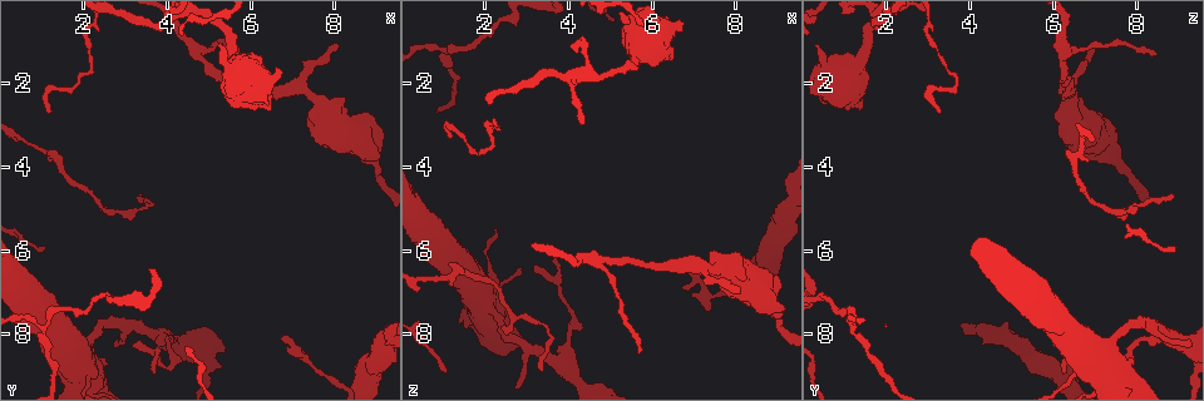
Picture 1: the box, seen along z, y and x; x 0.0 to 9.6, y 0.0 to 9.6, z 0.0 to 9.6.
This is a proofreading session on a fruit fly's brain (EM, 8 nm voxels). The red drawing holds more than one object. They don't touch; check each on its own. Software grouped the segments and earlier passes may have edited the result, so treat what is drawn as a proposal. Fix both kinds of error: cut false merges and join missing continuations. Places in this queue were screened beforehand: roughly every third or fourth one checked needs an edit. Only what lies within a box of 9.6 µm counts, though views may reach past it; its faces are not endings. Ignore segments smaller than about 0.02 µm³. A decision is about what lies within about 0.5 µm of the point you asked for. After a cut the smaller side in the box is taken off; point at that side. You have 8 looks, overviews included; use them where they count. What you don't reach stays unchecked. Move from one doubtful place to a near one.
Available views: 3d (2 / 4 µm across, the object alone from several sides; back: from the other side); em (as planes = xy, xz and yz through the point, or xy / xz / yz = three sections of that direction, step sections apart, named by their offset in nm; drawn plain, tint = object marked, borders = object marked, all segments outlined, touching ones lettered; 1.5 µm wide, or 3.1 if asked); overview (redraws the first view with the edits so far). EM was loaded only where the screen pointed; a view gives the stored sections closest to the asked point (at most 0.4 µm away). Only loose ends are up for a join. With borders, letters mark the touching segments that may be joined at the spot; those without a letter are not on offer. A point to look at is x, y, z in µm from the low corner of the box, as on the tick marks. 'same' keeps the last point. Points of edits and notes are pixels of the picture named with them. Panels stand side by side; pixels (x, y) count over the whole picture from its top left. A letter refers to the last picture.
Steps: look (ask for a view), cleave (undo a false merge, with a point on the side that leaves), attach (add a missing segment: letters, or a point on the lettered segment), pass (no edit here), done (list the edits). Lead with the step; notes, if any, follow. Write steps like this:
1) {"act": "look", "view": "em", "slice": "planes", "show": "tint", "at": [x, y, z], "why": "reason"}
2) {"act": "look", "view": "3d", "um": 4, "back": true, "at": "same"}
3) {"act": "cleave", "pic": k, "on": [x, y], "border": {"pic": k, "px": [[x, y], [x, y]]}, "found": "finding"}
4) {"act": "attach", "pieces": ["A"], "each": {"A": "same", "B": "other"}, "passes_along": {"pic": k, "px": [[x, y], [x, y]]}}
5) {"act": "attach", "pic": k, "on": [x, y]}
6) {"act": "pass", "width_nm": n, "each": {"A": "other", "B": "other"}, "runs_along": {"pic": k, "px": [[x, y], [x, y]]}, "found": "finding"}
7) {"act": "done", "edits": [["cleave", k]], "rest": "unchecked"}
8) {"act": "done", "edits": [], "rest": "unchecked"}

{"act": "look", "view": "em", "slice": "yz", "step": 4, "show": "borders", "at": [6.75, 8.10, 6.85], "why": "branch stops here"}

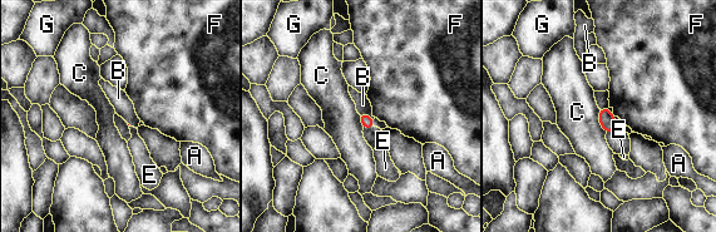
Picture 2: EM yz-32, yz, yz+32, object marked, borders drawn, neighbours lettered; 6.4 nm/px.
{"act": "pass", "each": {"A": "other", "B": "other", "C": "other", "E": "other", "F": "other", "G": "other"}, "border": {"pic": 2, "px": [[598, 109], [598, 122], [606, 133]]}, "found": "no lettered segment goes on from it"}

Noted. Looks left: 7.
{"act": "look", "view": "3d", "um": 4, "at": [8.05, 1.05, 7.05], "why": "free end"}

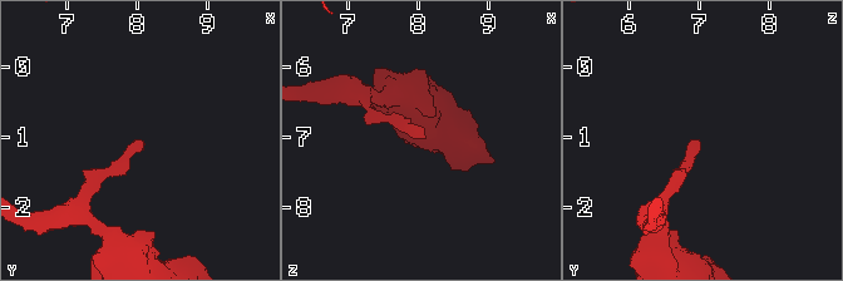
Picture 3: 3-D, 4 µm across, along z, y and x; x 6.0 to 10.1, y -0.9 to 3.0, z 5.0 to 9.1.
{"act": "look", "view": "em", "slice": "xz", "step": 4, "show": "tint", "at": [8.05, 1.10, 7.00], "why": "need the tissue"}

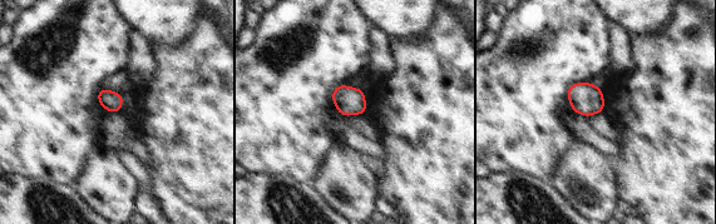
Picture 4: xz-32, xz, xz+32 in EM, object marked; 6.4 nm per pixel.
{"act": "look", "view": "em", "slice": "xy", "step": 8, "show": "borders", "at": "same"}

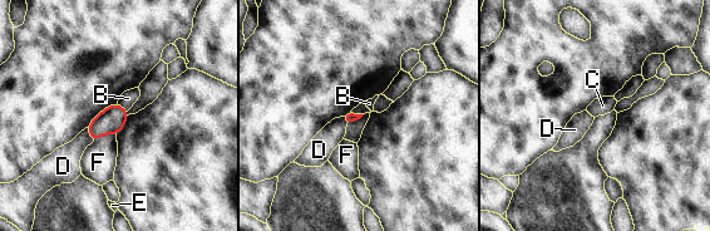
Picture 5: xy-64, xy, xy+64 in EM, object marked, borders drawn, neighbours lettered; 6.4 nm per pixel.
{"act": "pass", "each": {"B": "other", "C": "other", "D": "other", "E": "other", "F": "other"}, "border": {"pic": 5, "px": [[350, 111], [365, 113]]}, "found": "none of them fits"}

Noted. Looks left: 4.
{"act": "look", "view": "3d", "um": 2, "at": [3.40, 4.75, 8.80], "why": "branch stops here"}

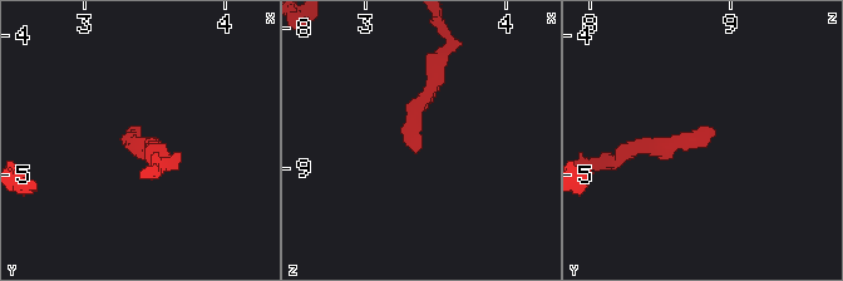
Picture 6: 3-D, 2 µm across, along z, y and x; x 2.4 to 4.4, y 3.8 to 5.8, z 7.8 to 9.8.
{"act": "look", "view": "em", "slice": "planes", "show": "borders", "at": [3.36, 4.70, 8.84]}

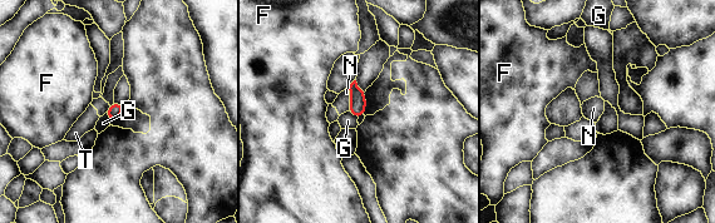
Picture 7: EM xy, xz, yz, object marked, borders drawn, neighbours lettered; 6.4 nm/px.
{"act": "pass", "longest_contact_nm": ["N", 140], "each": {"F": "other", "G": "other", "N": "other", "T": "other"}, "border": {"pic": 7, "px": [[105, 113], [109, 123]]}, "found": "no lettered segment goes on from it"}

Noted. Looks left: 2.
{"act": "done", "edits": [], "rest": "unchecked"}

